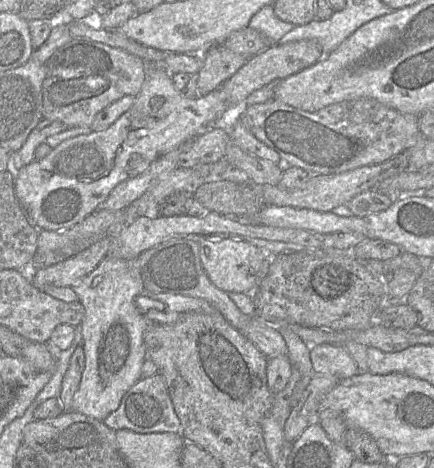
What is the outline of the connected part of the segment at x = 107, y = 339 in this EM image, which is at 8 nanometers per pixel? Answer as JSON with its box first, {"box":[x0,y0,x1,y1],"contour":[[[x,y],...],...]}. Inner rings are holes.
{"box":[72,256,152,421],"contour":[[[106,256],[88,275],[73,285],[85,313],[82,324],[82,345],[85,365],[77,392],[73,397],[72,410],[103,421],[115,411],[124,394],[141,379],[141,367],[147,358],[144,333],[152,324],[137,308],[136,298],[145,292],[136,260]]]}

